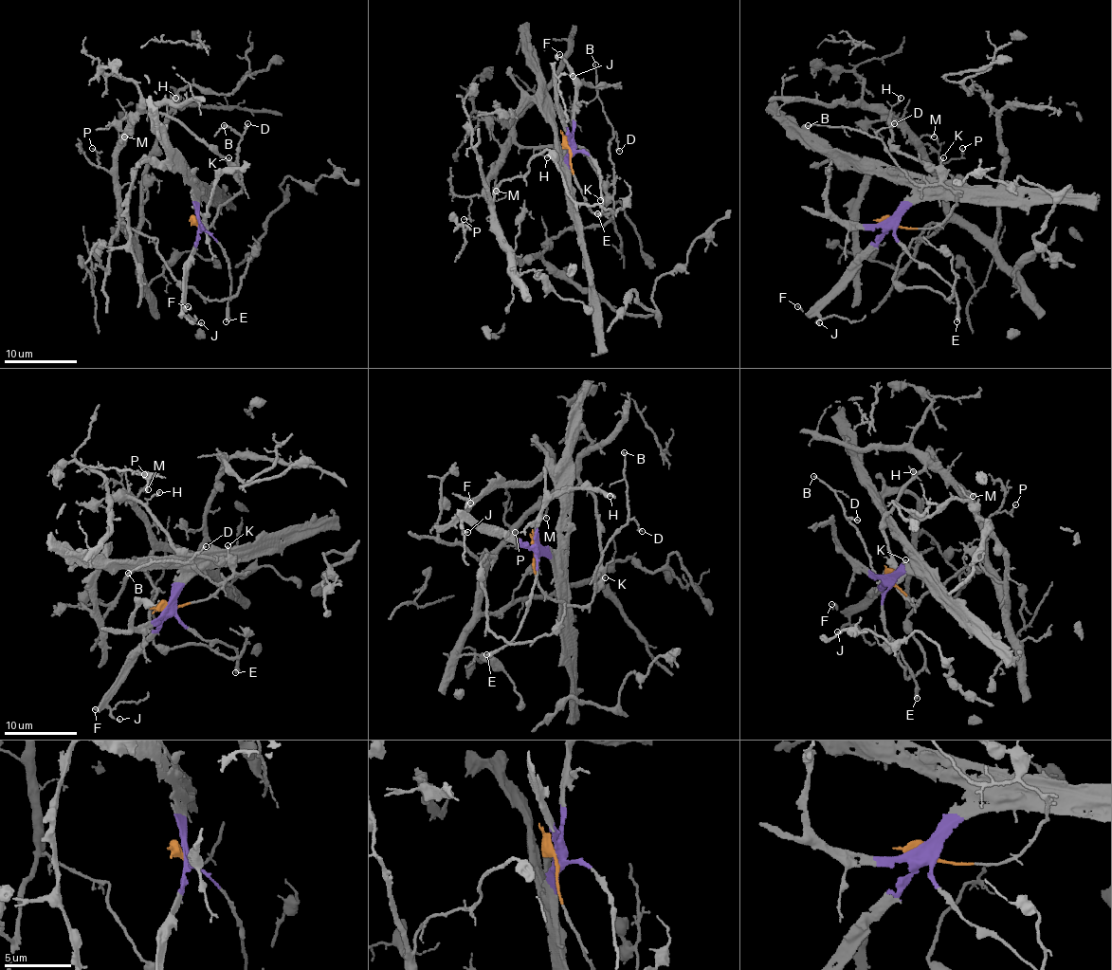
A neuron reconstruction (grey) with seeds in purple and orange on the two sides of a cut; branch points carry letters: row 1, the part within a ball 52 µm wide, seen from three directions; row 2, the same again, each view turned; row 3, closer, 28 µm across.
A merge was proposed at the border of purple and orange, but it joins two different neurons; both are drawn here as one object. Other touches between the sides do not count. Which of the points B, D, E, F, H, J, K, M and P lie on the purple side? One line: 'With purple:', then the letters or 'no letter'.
With purple: E, F, J

